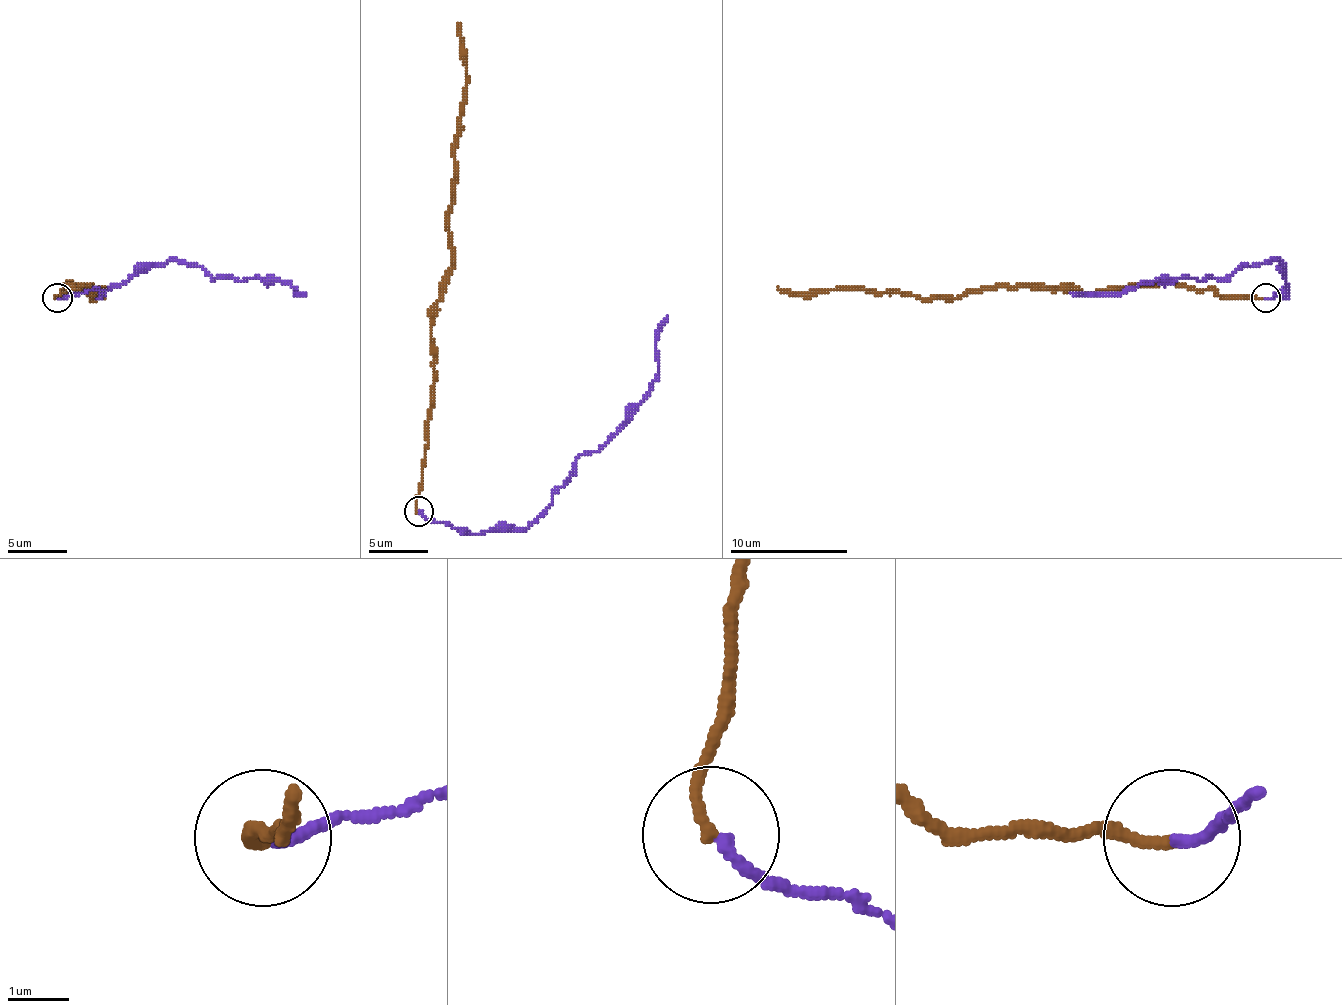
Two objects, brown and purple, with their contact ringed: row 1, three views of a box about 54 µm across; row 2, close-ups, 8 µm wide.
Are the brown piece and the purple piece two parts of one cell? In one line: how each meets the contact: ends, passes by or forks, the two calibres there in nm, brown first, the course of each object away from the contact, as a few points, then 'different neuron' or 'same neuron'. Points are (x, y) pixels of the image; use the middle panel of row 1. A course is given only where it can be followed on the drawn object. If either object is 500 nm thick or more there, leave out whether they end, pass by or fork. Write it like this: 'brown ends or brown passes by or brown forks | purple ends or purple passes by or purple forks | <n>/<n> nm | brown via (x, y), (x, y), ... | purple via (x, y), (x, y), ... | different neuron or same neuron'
brown ends | purple ends | 180/170 nm | brown via (419, 510), (431, 419), (431, 324), (440, 283), (451, 265), (449, 212), (466, 85), (460, 23) | purple via (419, 510), (484, 534), (525, 528), (572, 463), (596, 451), (649, 389), (658, 366), (658, 324), (667, 315) | different neuron

